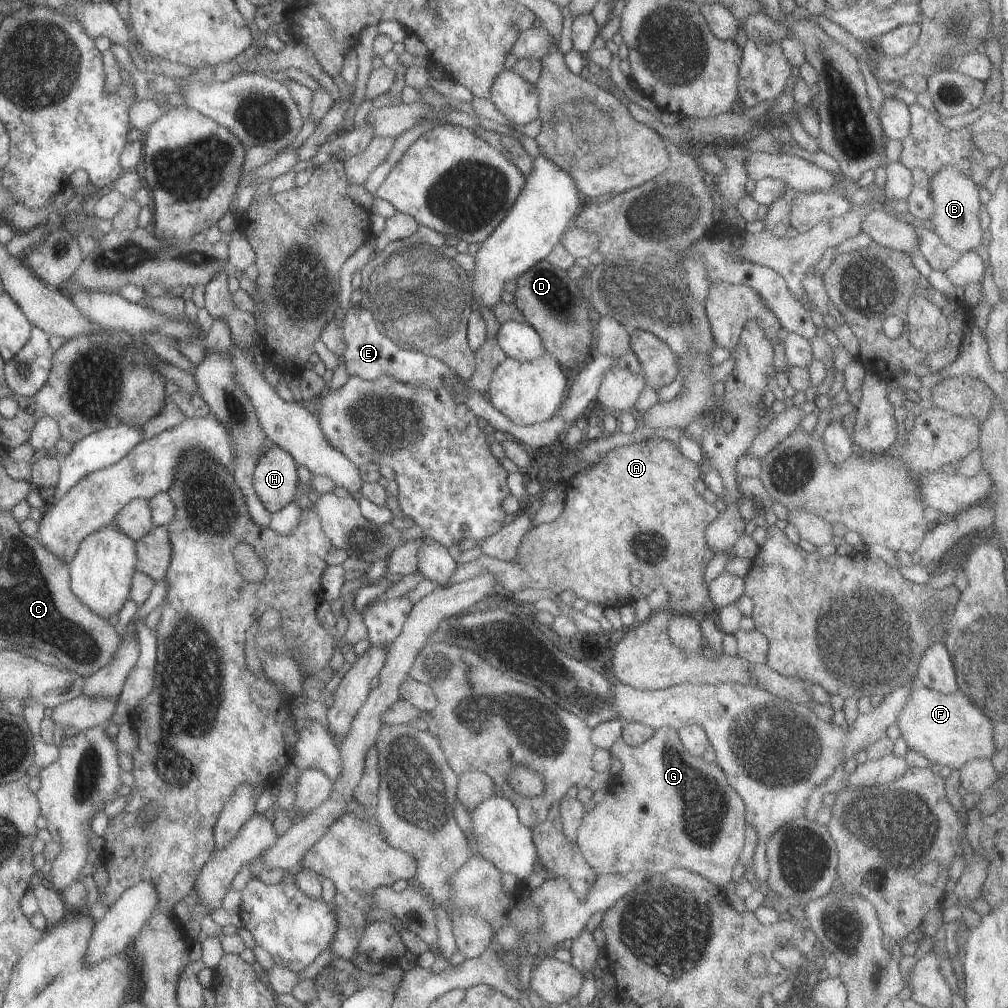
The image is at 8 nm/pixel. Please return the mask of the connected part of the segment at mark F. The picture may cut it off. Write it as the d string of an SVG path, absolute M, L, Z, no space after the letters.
M916 685L895 723L908 750L918 752L938 769L956 770L972 759L991 759L995 752L992 724L983 712L958 691L942 694Z

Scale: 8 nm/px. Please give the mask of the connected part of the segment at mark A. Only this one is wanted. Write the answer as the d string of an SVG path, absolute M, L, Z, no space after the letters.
M663 434L651 436L647 442L639 441L633 444L612 448L609 452L601 456L598 461L592 462L591 465L577 471L566 480L564 504L559 516L557 516L555 520L547 522L547 524L543 523L539 524L539 526L531 526L531 528L523 534L523 538L521 538L518 548L515 550L515 558L513 558L513 561L505 562L482 555L479 556L479 558L475 558L475 560L471 560L471 562L456 564L455 570L451 572L451 578L449 578L449 580L451 580L451 583L463 582L468 578L473 578L473 576L481 574L483 570L483 572L489 572L491 576L495 576L495 582L499 583L505 593L507 592L508 594L516 593L525 588L532 588L535 590L547 588L550 590L552 596L557 596L560 592L563 592L563 590L571 590L576 598L583 598L587 602L592 602L594 605L600 605L602 608L614 607L615 605L627 605L637 599L646 597L654 588L657 588L657 586L663 586L668 594L665 609L668 609L671 614L689 615L696 620L707 615L710 616L715 606L712 604L709 596L707 596L708 584L705 584L705 580L703 580L703 572L707 563L710 562L711 558L714 556L714 553L707 548L703 536L705 536L706 526L717 518L718 511L714 505L705 503L701 495L698 495L694 491L694 482L699 478L701 478L701 476L698 464L691 462L691 460L687 460L687 458L685 458Z

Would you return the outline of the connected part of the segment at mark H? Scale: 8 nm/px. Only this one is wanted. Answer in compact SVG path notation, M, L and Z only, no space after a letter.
M270 445L255 463L251 488L270 513L281 510L293 501L297 492L295 461L278 446Z

